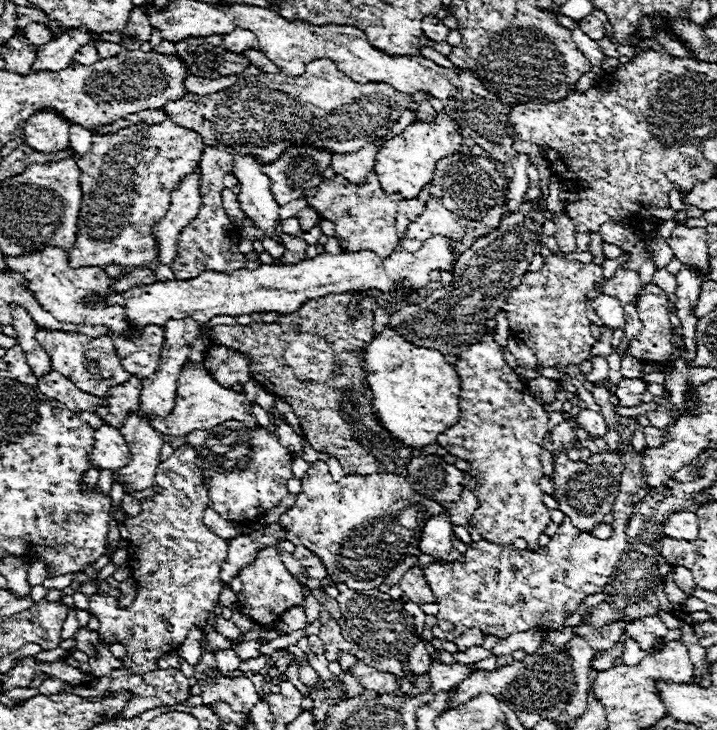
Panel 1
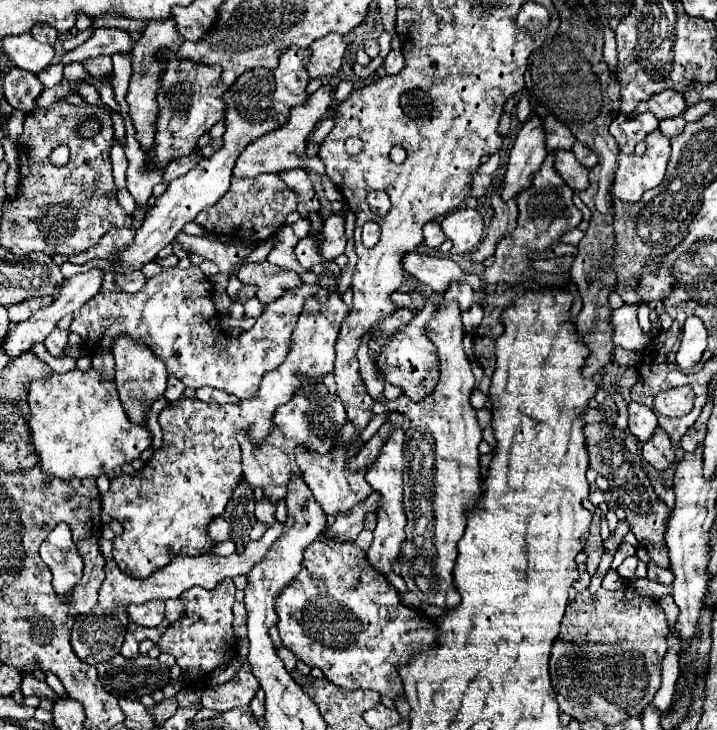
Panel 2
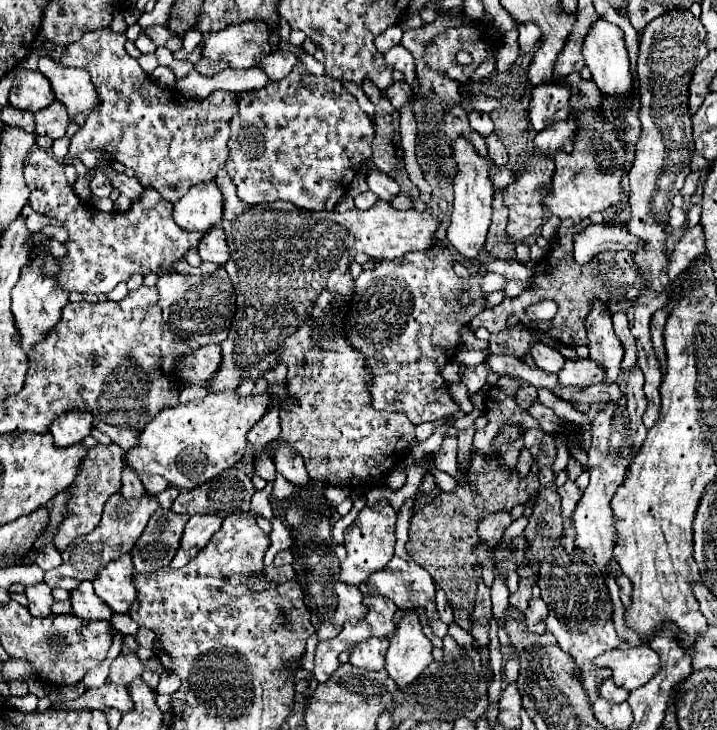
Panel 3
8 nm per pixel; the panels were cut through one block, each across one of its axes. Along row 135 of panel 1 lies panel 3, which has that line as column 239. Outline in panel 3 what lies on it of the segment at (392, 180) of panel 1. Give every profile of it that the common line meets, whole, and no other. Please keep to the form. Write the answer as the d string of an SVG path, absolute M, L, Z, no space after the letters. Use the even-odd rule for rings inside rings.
M236 392L208 394L200 402L176 404L160 410L138 434L138 446L126 452L126 466L138 476L160 474L170 486L188 490L232 468L244 458L248 446L246 432L260 420L270 404L270 396L240 398Z

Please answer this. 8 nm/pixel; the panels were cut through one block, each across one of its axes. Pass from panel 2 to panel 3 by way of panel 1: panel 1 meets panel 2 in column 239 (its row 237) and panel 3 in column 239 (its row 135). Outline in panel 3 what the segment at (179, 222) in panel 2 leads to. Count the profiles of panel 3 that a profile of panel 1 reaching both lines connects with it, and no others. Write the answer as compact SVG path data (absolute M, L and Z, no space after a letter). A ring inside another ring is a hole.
M298 62L294 66L294 70L280 82L268 82L268 86L260 88L260 90L254 90L254 92L242 92L238 94L238 114L232 118L230 122L230 128L232 128L232 136L230 136L230 142L228 142L228 148L230 148L230 156L228 156L228 162L226 162L226 170L232 178L232 182L236 184L236 190L238 190L238 196L248 202L248 204L260 204L260 202L274 202L274 200L286 200L286 202L292 202L296 204L298 208L304 208L304 210L334 210L336 204L346 196L348 188L350 188L350 182L352 178L356 176L356 172L360 170L360 162L364 158L370 158L370 144L374 140L374 124L370 120L370 116L366 112L360 110L356 98L352 94L348 94L342 84L338 80L332 80L330 76L312 76L304 70L304 66Z

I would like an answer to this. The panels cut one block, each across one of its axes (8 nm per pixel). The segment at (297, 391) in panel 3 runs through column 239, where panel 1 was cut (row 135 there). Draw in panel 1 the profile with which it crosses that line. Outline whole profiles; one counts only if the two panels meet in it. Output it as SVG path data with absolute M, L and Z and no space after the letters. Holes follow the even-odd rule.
M312 60L306 64L306 72L302 76L284 76L284 74L258 74L258 76L246 76L240 78L234 86L218 90L214 94L198 96L188 92L178 102L166 102L164 110L172 114L172 122L196 132L206 146L224 146L230 154L258 154L260 162L272 162L276 160L284 148L292 142L314 142L316 146L324 146L332 152L346 154L352 150L360 150L360 146L368 142L376 142L378 138L384 138L388 128L398 122L400 114L404 110L418 110L420 120L428 120L436 116L436 110L428 100L422 104L412 102L410 94L398 92L392 86L384 82L368 82L358 84L344 72L340 72L330 60Z

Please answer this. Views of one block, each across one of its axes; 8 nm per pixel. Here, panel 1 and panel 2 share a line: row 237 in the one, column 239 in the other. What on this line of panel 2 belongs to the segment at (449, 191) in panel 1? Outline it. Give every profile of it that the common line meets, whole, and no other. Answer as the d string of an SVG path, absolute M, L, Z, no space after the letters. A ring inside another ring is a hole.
M320 274L320 286L330 290L328 308L316 308L316 304L308 304L308 312L300 316L300 324L296 324L296 332L292 334L292 352L288 354L288 360L280 364L280 368L266 372L264 380L260 384L260 392L250 398L242 400L240 404L204 404L200 400L184 398L180 404L168 404L160 416L158 422L164 432L164 444L160 450L154 452L154 456L148 460L148 464L134 472L134 474L120 474L110 480L110 490L102 496L102 512L106 512L110 518L118 520L124 526L124 532L114 538L114 560L120 564L122 572L128 572L132 578L148 578L152 572L164 568L164 564L170 564L176 556L200 556L208 554L214 546L208 538L208 524L212 518L220 516L226 510L226 504L232 498L232 492L242 480L242 448L236 440L236 434L244 430L248 436L252 436L252 444L262 444L270 432L274 430L272 416L278 410L278 406L292 400L296 390L302 386L304 378L320 382L326 374L334 370L334 344L340 332L342 320L348 316L346 304L338 298L334 292L336 288L336 276L332 274Z

